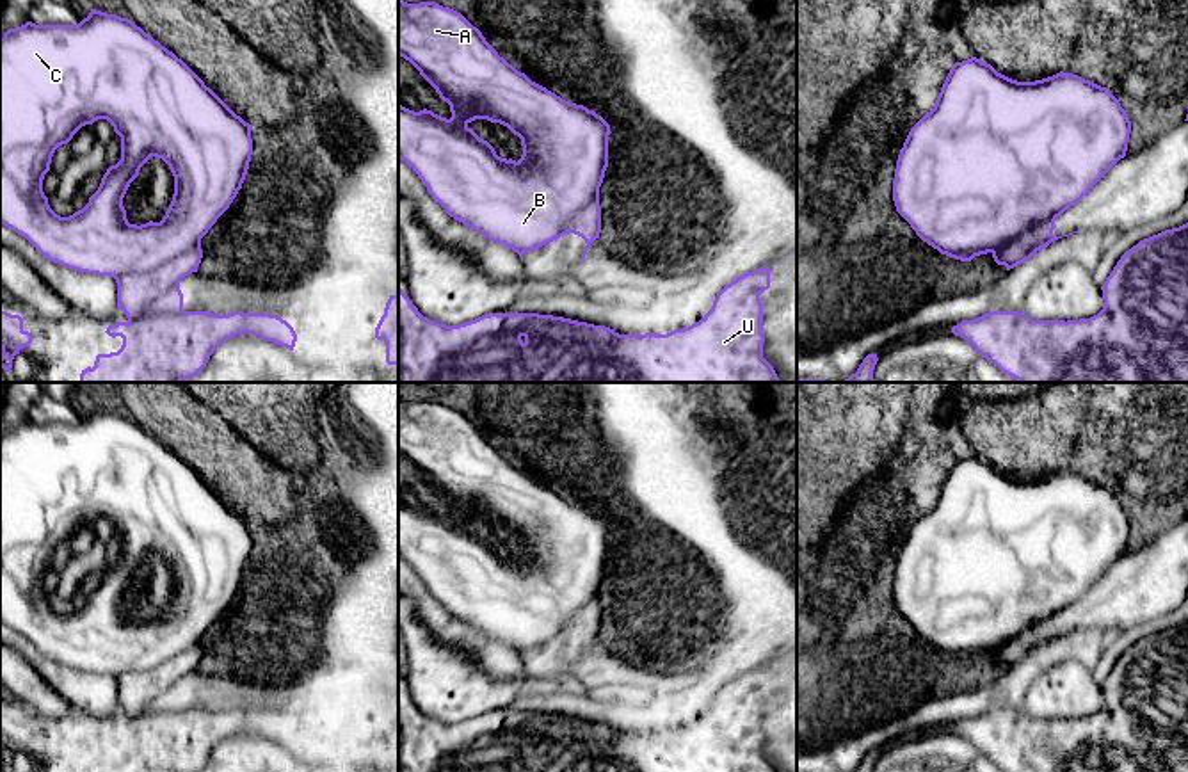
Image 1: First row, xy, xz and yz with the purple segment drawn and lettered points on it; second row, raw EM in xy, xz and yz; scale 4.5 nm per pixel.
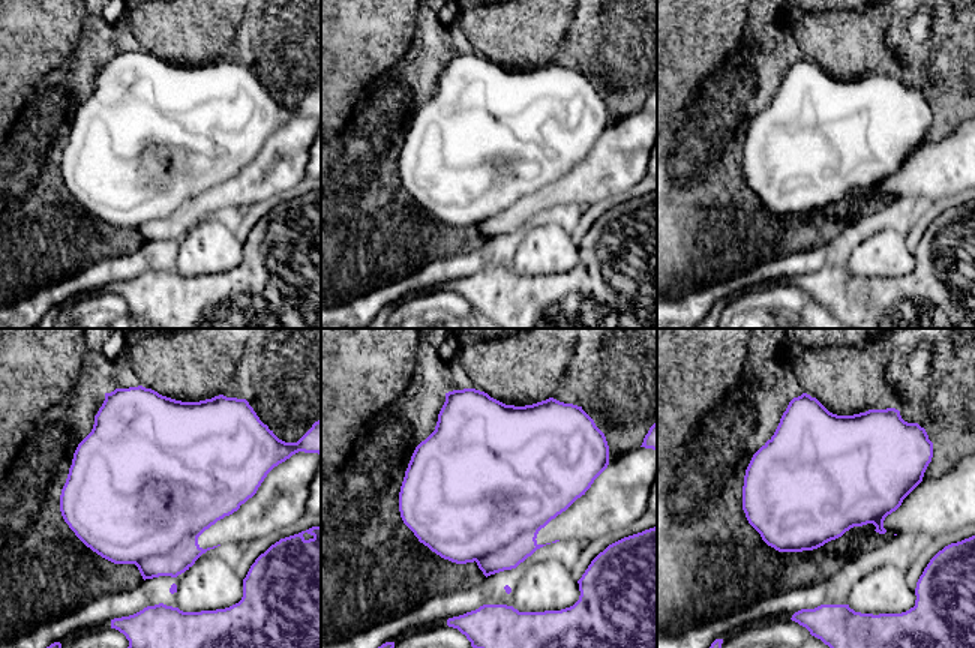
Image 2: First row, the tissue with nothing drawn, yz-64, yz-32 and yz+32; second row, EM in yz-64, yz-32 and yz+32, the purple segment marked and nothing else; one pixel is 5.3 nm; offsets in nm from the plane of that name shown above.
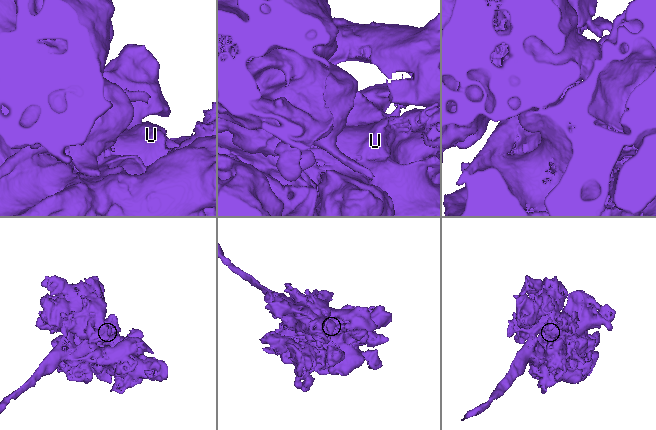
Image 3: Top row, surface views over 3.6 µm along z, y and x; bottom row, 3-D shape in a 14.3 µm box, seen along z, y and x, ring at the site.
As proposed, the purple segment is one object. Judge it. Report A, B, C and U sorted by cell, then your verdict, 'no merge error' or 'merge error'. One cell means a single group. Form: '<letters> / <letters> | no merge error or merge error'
A B C / U | merge error

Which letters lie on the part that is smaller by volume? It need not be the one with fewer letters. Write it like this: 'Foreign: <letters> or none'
Foreign: A, B, C

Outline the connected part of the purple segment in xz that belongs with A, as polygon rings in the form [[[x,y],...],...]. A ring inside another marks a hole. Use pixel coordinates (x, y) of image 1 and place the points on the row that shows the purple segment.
[[[398,0],[398,55],[420,71],[452,112],[446,119],[432,110],[414,112],[398,103],[398,158],[418,174],[432,199],[455,221],[493,242],[505,244],[518,254],[557,240],[567,221],[596,196],[603,183],[608,167],[610,125],[594,110],[569,103],[532,82],[500,57],[461,12],[436,2]],[[475,119],[500,123],[518,135],[523,146],[521,158],[516,162],[498,157],[494,148],[468,126]]]

